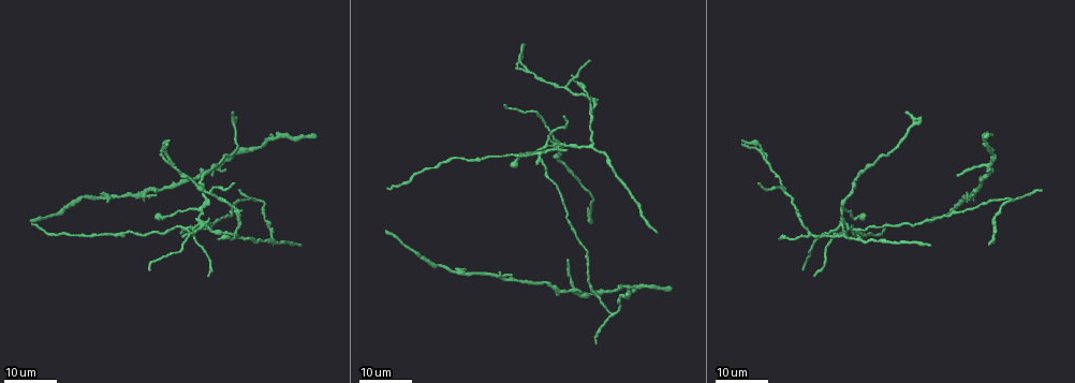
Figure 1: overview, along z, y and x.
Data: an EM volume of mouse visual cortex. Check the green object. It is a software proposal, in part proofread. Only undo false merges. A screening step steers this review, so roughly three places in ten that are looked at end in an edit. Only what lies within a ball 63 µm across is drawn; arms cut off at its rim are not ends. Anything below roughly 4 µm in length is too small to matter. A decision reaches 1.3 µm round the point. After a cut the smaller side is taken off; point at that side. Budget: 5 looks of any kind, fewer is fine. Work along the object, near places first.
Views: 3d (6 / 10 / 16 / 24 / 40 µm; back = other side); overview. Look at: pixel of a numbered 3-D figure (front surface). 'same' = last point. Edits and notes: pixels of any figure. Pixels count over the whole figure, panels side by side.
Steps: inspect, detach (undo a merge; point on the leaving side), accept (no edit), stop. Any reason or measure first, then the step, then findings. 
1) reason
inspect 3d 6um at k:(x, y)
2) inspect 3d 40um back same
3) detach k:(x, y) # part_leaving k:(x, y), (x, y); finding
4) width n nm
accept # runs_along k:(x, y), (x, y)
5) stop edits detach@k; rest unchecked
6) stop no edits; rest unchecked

three arms meet
inspect 3d 24um at 1:(592, 145)

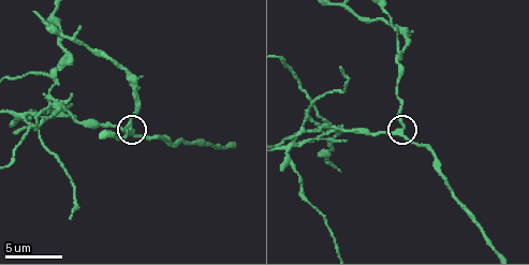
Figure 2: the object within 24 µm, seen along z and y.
inspect 3d 10um at 2:(400, 130)

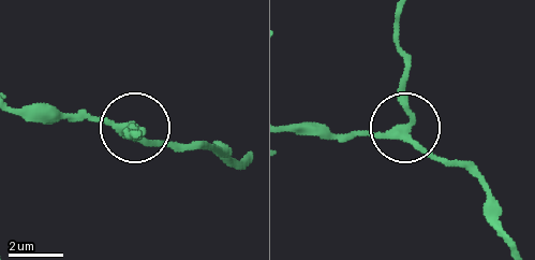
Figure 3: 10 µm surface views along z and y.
closer look
inspect 3d 6um at 3:(406, 130)

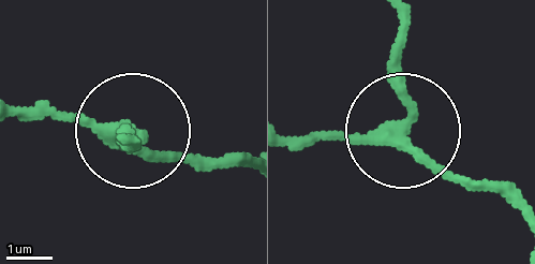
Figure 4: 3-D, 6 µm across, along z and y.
accept # runs_along 4:(286, 136), (398, 129), (513, 206); one neuron here

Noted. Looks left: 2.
branch point
inspect 3d 10um at 2:(76, 36)

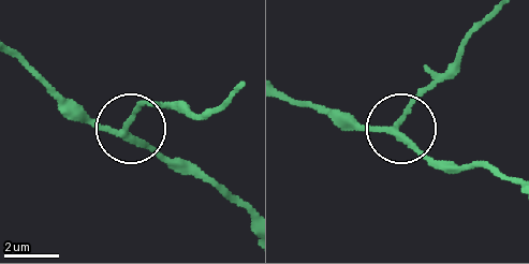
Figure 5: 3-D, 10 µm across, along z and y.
accept # runs_along 5:(516, 184), (440, 167), (406, 135), (401, 115), (431, 82); all the same neuron

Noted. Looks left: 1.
stop no edits; rest unchecked

